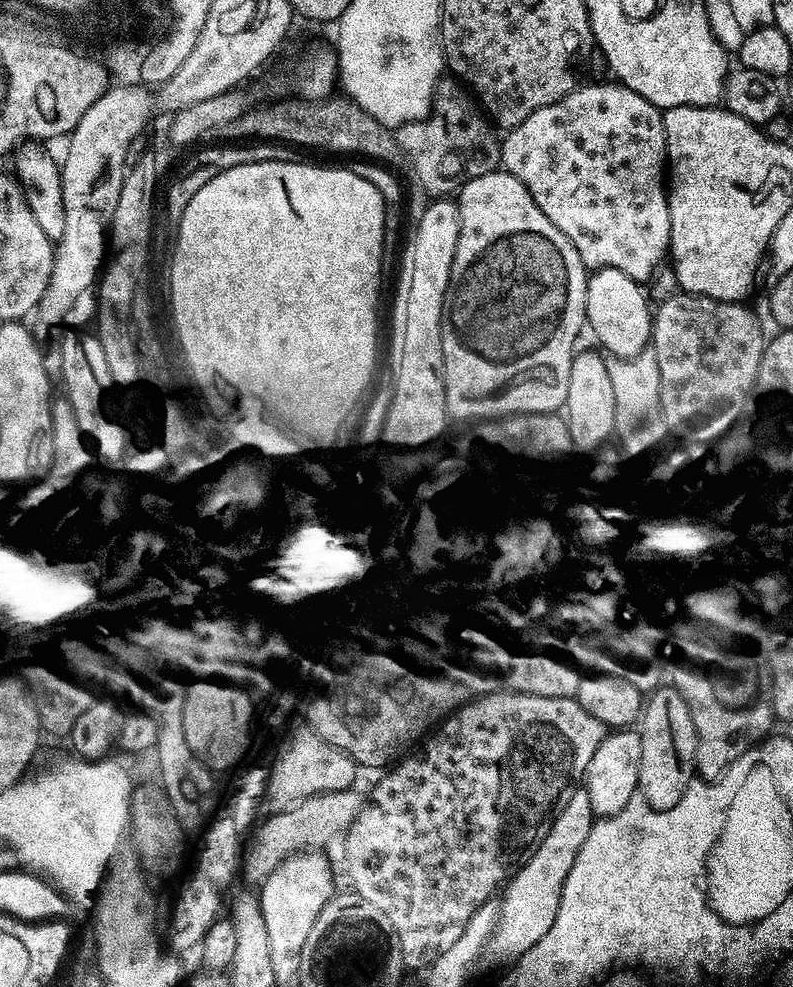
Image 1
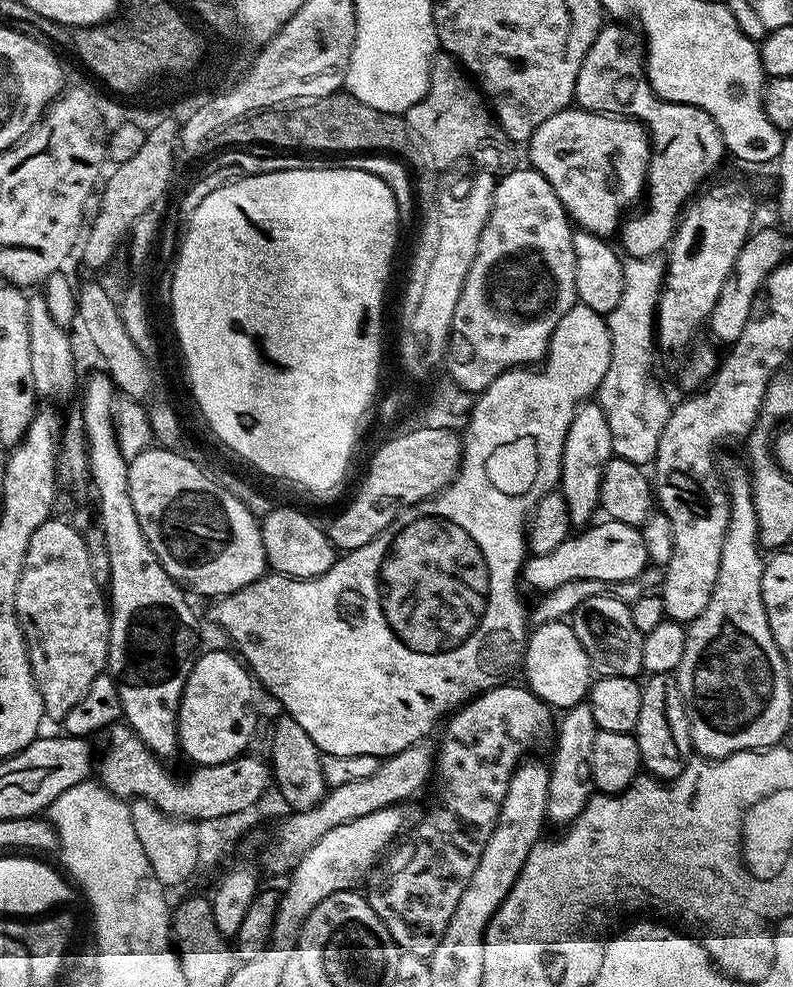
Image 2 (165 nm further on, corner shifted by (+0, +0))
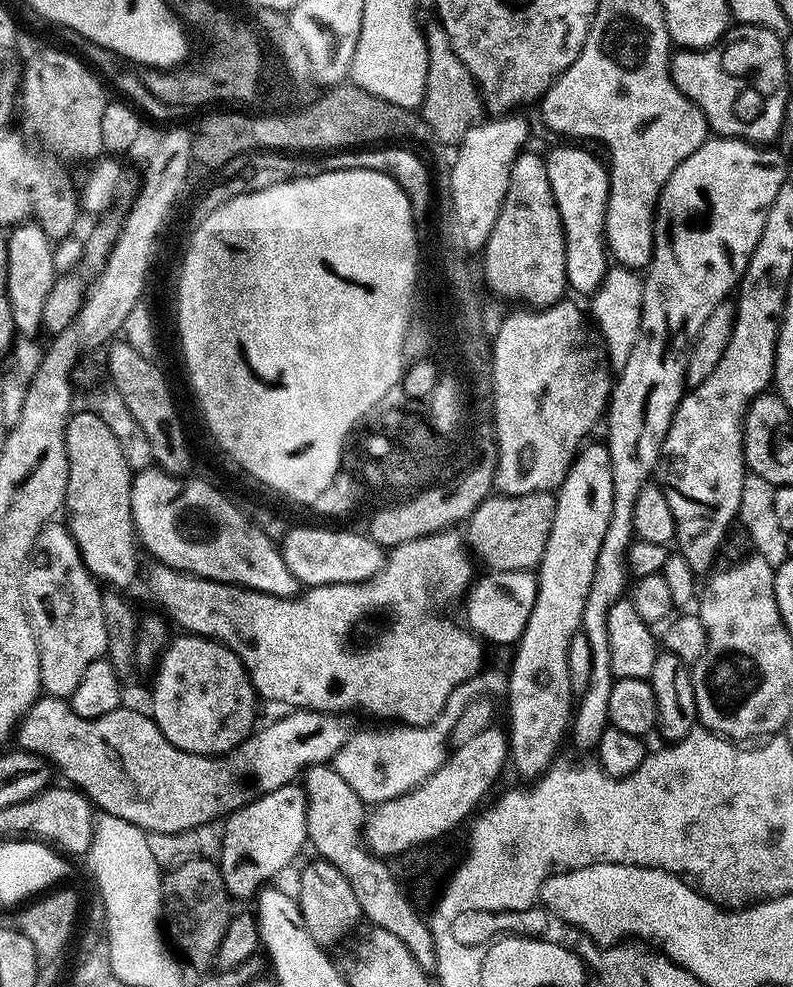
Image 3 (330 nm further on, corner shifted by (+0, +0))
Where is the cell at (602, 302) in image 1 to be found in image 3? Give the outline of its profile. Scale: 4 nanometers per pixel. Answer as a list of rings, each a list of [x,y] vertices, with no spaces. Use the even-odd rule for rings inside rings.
[[[576,146],[580,148],[556,148],[552,153],[547,153],[546,163],[548,165],[548,177],[550,178],[550,190],[554,194],[554,202],[558,206],[558,214],[560,221],[564,227],[564,253],[566,254],[566,278],[568,279],[568,288],[571,291],[585,292],[591,294],[598,290],[598,286],[603,282],[605,274],[608,273],[610,267],[610,252],[606,247],[606,237],[604,234],[604,223],[606,222],[606,210],[608,209],[608,168],[595,156],[592,152],[587,152],[587,147]]]

